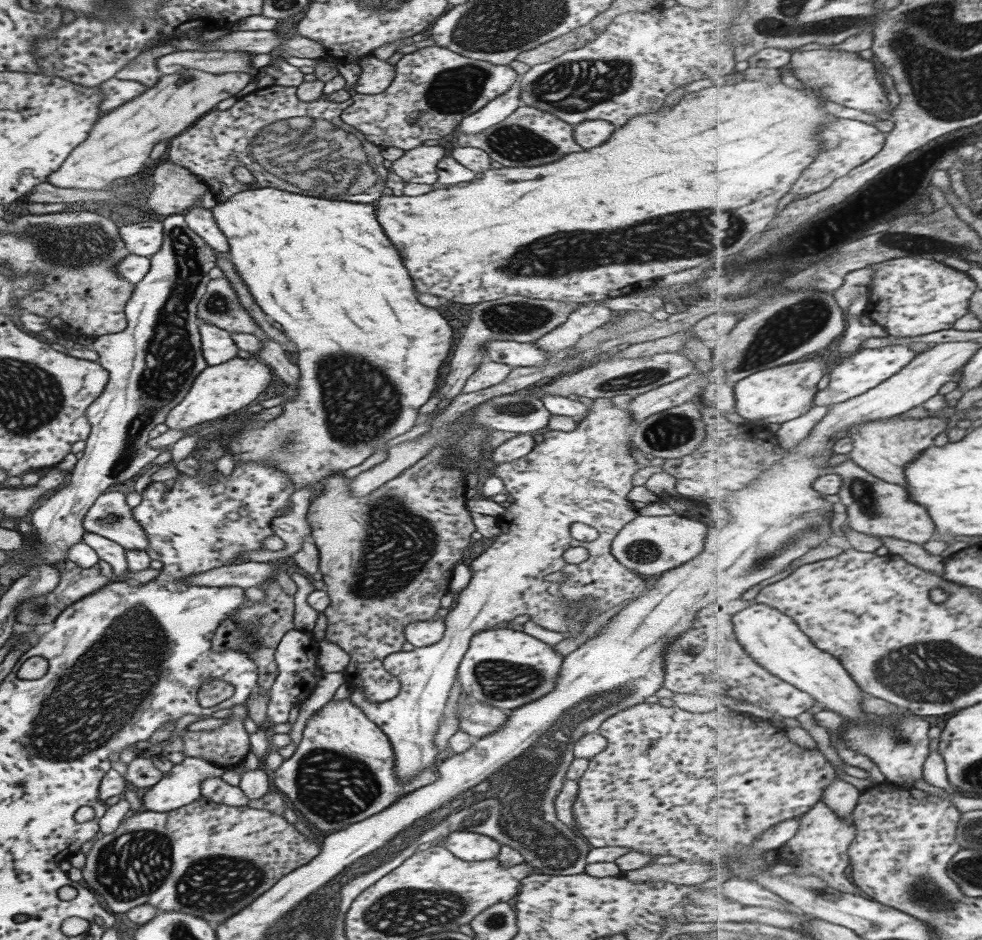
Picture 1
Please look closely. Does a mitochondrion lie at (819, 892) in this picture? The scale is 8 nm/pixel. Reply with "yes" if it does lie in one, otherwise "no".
yes

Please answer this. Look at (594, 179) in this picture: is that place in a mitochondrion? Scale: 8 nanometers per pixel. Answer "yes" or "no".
no

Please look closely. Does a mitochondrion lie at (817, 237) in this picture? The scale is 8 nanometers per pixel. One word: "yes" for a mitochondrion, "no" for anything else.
no

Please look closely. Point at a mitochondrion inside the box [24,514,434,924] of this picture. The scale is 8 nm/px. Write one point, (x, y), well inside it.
(116, 675)

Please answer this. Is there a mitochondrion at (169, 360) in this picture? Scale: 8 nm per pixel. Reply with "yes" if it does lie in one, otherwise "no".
yes

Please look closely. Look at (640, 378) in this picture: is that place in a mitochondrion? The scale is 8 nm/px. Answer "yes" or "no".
yes

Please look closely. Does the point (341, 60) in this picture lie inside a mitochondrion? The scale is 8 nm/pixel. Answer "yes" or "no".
no

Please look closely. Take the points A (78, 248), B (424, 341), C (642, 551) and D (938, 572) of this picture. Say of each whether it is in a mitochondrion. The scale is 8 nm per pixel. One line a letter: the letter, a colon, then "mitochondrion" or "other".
A: mitochondrion
B: other
C: mitochondrion
D: other

